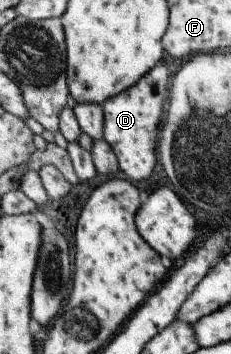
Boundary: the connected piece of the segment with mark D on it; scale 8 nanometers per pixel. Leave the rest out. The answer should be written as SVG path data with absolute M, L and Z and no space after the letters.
M156 64L134 85L101 103L103 140L114 152L119 170L128 177L128 180L144 181L152 175L152 169L158 165L155 153L157 131L160 129L162 101L167 98L170 82L168 69L164 65Z

